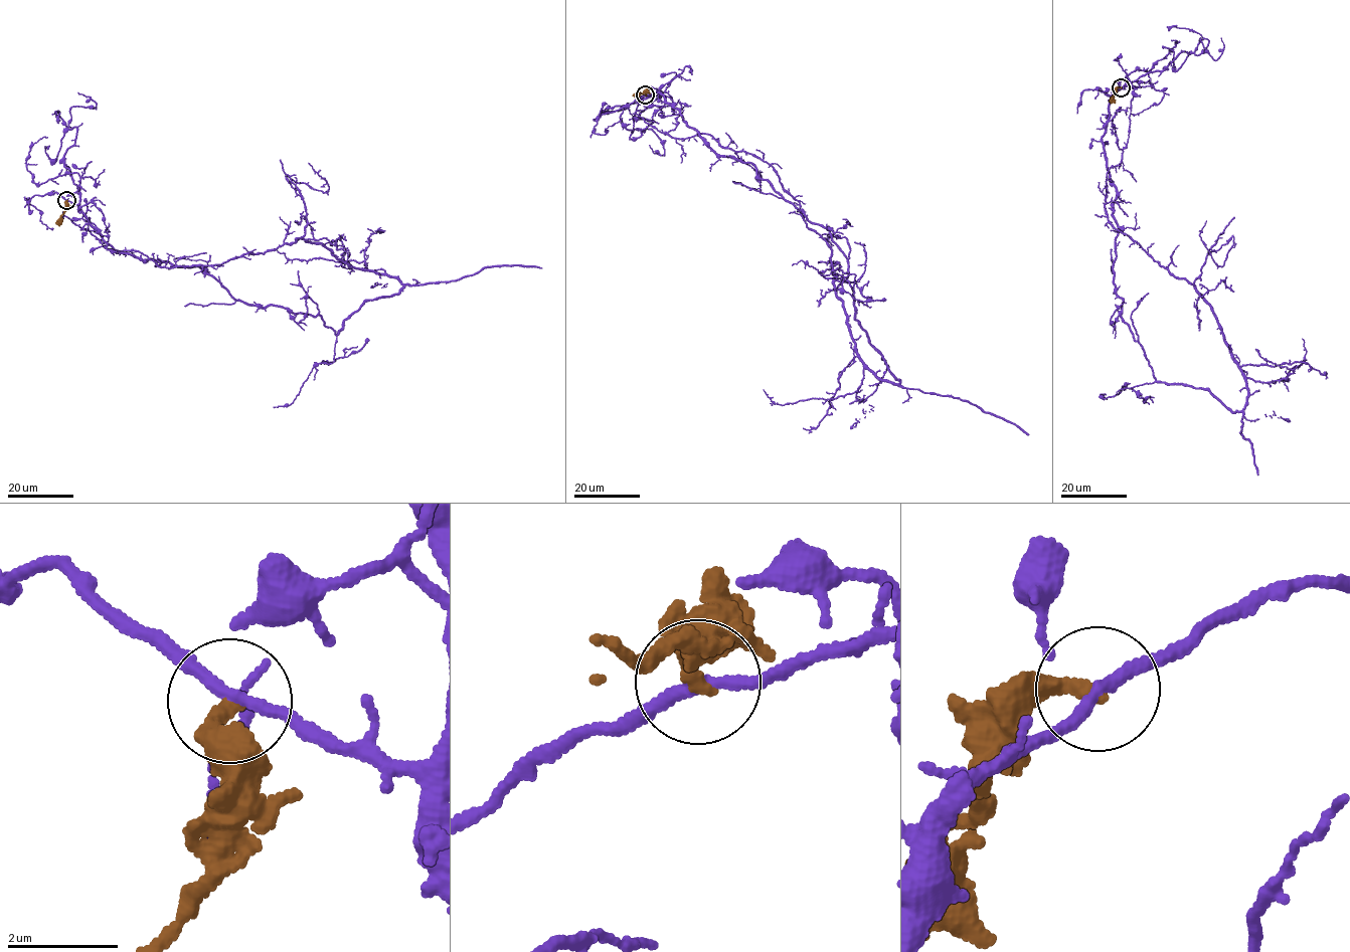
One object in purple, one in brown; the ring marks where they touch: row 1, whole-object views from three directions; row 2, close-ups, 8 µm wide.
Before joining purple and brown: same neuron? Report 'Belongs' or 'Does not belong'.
Does not belong

